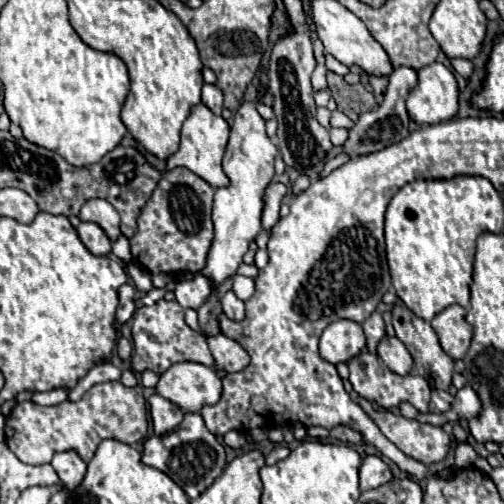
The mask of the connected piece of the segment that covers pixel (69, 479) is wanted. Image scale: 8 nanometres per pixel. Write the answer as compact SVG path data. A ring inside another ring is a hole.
M74 451L56 453L54 459L50 461L50 465L54 467L54 471L58 473L58 477L62 479L62 483L64 483L70 491L74 491L74 489L80 485L82 477L84 477L84 473L86 473L86 463L84 463Z

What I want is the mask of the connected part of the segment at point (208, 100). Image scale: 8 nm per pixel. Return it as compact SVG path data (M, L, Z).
M204 85L202 87L202 103L214 113L220 115L222 113L222 91L216 85Z

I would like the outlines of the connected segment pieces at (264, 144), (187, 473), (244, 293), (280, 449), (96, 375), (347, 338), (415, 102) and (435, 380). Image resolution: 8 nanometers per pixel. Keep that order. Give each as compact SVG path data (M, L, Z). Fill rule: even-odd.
M244 101L232 123L232 133L228 141L228 149L224 155L224 173L230 179L228 187L216 189L214 195L214 243L208 253L206 267L200 273L186 273L186 279L192 279L196 275L208 275L214 283L212 297L198 309L198 321L204 333L216 335L218 329L218 315L222 313L220 299L216 297L216 289L222 285L222 281L236 273L238 265L242 263L244 253L248 251L248 245L252 239L256 239L258 231L262 229L262 207L264 207L264 189L274 177L274 155L278 153L272 139L266 135L264 119L256 111L256 105L250 101Z
M186 413L182 423L174 429L168 431L166 435L152 435L150 439L144 441L142 445L142 463L160 469L166 473L178 487L184 489L184 493L190 499L196 499L214 479L224 471L226 465L226 453L220 441L206 429L206 423L200 413ZM160 445L160 447L158 447Z
M236 275L236 277L234 277L234 287L232 287L232 291L234 291L242 301L246 301L246 299L250 299L250 295L254 293L254 281L252 281L250 277L240 277L240 275Z
M276 445L276 447L270 451L270 455L266 457L266 465L274 465L274 463L278 463L280 459L286 459L288 453L290 453L288 445Z
M100 363L84 379L78 381L78 385L68 395L68 401L72 401L72 395L74 397L82 397L92 385L106 383L106 381L116 381L116 379L120 379L120 375L122 375L122 371L118 367L114 367L112 363Z
M352 319L332 321L320 335L320 355L330 363L350 361L366 347L366 335L360 323Z
M442 63L422 67L418 85L406 101L410 119L418 125L436 125L450 121L458 113L458 83Z
M394 305L392 309L392 323L396 329L396 337L406 345L406 349L410 351L412 359L414 359L414 373L422 375L432 389L448 389L452 385L452 373L454 373L454 361L452 357L448 357L440 343L438 337L434 333L434 329L430 327L430 323L426 323L424 319L416 317L408 307L404 305Z

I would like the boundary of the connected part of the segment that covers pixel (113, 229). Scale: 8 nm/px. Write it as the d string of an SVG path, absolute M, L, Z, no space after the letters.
M90 199L80 209L80 221L92 221L104 229L110 241L120 237L120 215L118 211L104 199Z

